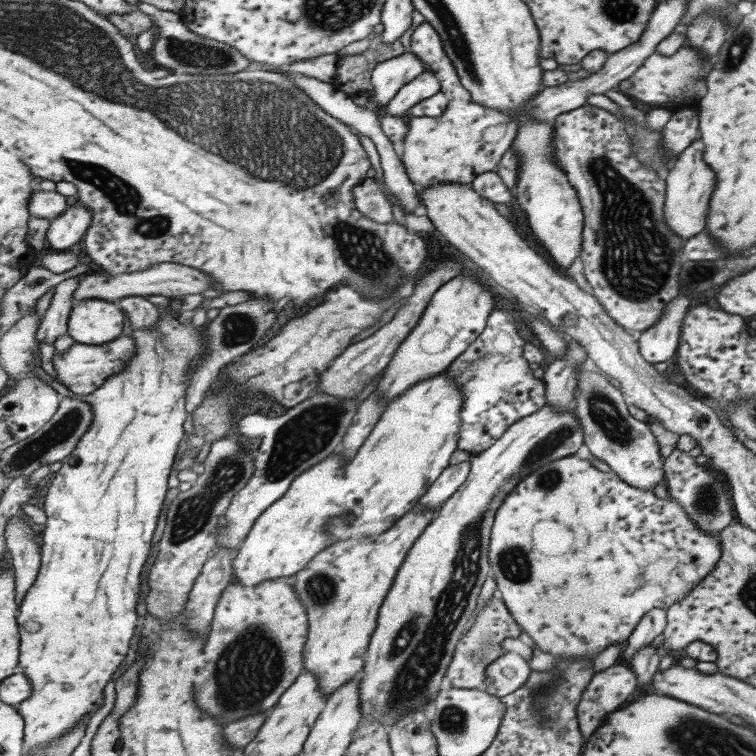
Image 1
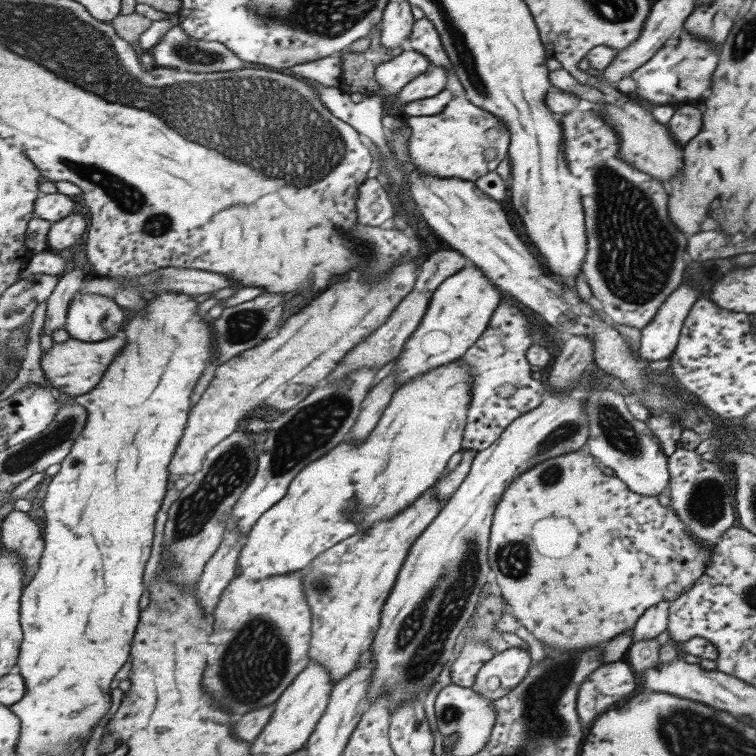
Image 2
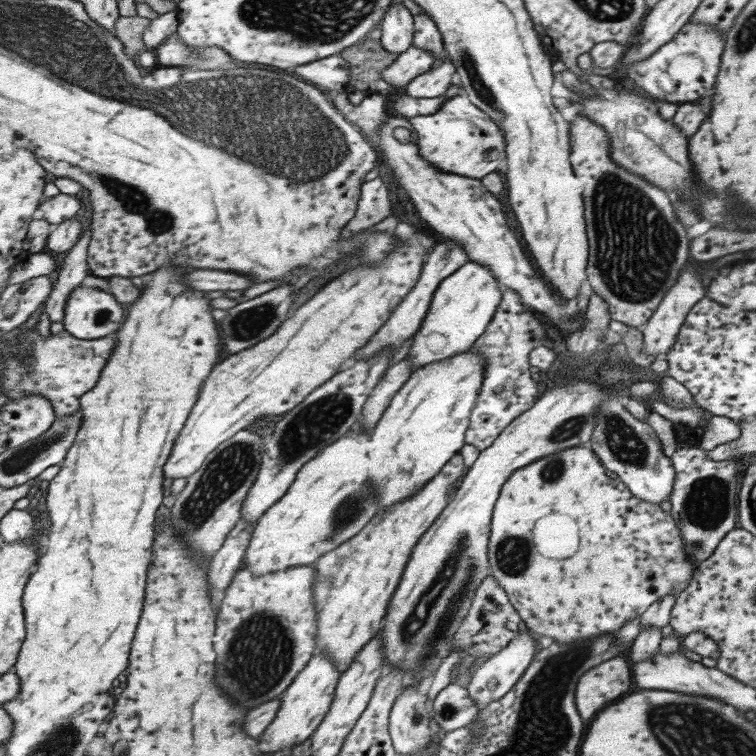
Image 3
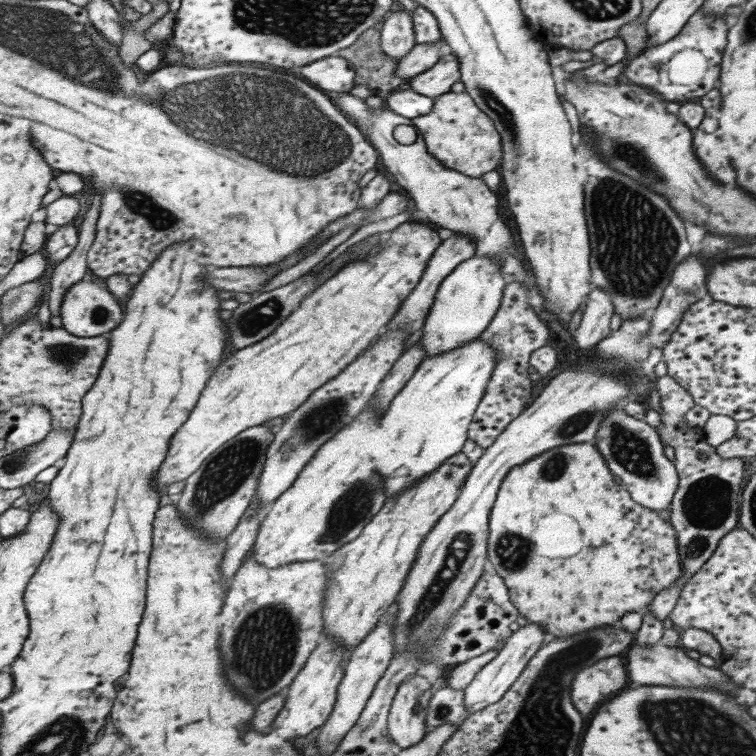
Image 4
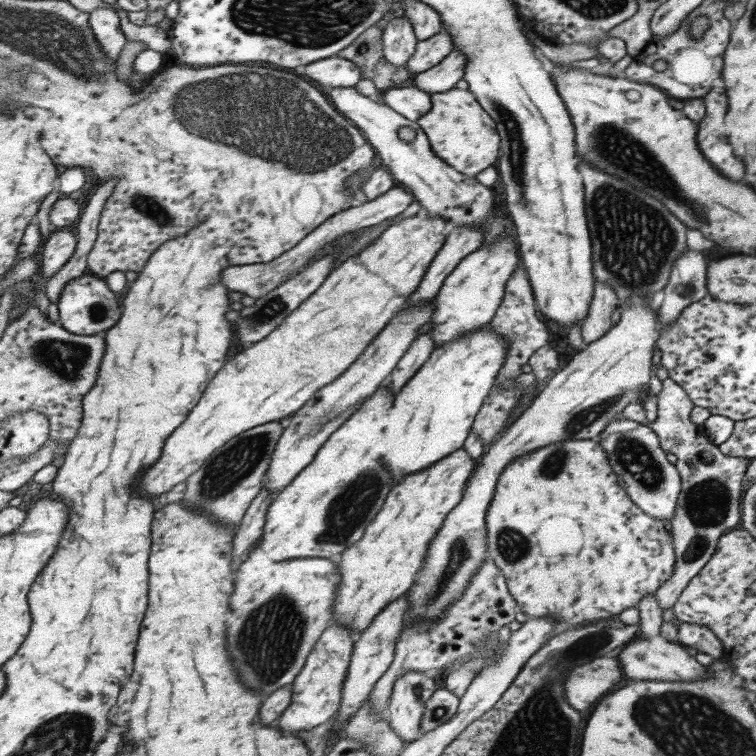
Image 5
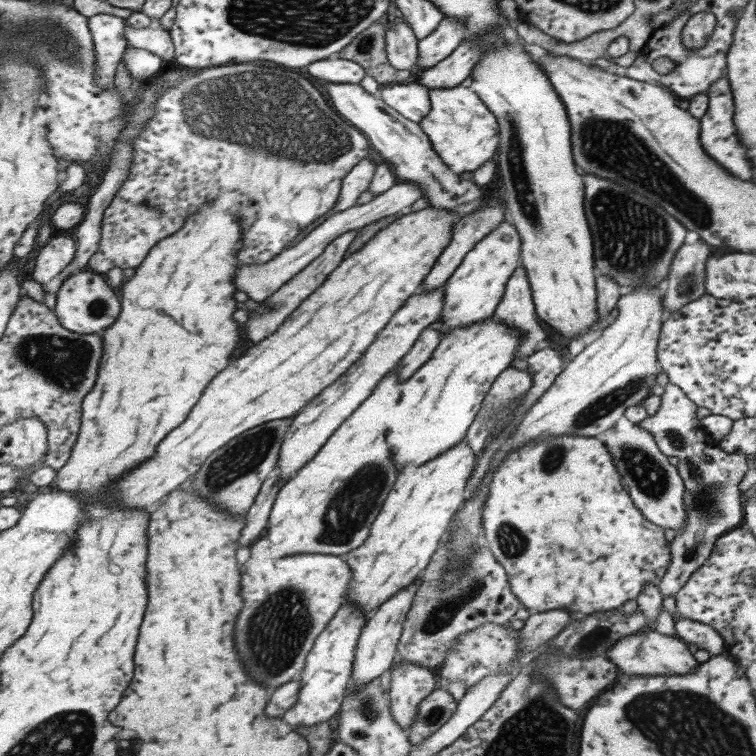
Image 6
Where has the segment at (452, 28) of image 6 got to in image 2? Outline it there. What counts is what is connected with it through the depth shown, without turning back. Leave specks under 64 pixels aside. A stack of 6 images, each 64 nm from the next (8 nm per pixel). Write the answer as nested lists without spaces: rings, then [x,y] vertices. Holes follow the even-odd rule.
[[[417,50],[403,51],[389,62],[380,64],[376,70],[377,82],[381,84],[378,94],[391,98],[418,76],[424,75],[431,66],[431,60]]]

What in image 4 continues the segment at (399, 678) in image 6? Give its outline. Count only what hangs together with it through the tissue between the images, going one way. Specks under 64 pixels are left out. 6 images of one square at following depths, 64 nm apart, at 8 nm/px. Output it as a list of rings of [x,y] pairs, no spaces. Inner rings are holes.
[[[409,676],[401,686],[390,710],[388,730],[398,749],[407,749],[426,738],[430,700],[434,691],[424,677]]]

